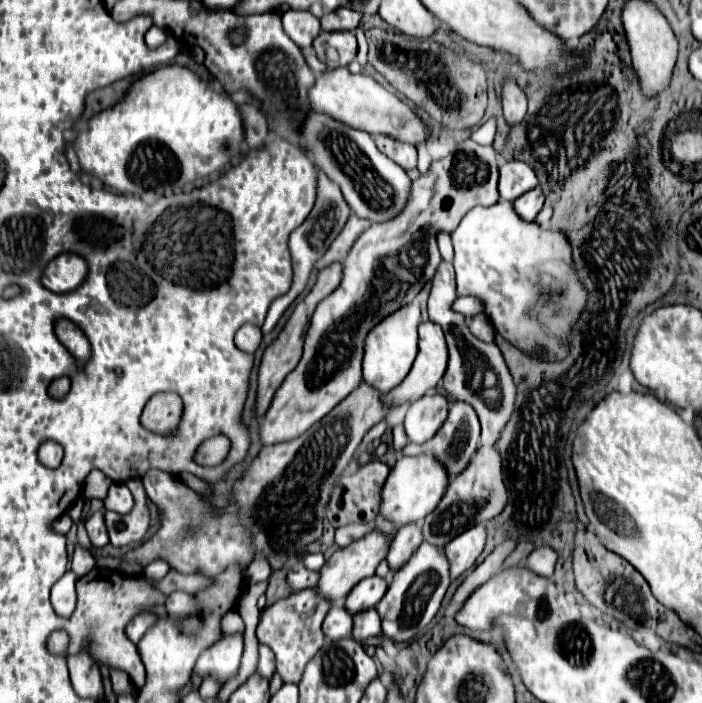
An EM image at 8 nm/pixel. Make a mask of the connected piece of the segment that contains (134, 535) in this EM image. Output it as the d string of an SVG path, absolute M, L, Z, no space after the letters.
M141 480L127 482L135 496L135 506L129 514L121 516L117 512L105 512L105 526L109 532L109 540L113 546L129 546L139 544L149 528L149 510L145 504L145 490Z

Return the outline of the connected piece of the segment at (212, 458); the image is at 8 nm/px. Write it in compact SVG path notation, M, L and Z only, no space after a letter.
M213 436L211 440L205 440L199 446L199 452L195 452L194 460L204 466L216 466L227 458L227 452L231 450L231 442L227 436Z

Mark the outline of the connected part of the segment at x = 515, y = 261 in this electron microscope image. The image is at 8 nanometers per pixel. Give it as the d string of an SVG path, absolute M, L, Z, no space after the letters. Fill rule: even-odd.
M499 200L485 208L473 208L451 234L455 248L455 274L457 274L457 296L479 296L485 312L491 318L495 330L523 352L531 352L539 360L563 360L567 356L567 340L571 338L571 326L577 324L585 304L587 288L583 288L577 268L573 262L571 242L565 232L543 228L537 222L525 222L515 210L513 202ZM551 292L551 300L543 300L543 294Z

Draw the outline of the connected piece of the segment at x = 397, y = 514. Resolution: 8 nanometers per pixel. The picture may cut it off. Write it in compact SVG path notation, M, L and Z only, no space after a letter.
M427 454L401 456L383 486L383 504L379 518L395 522L397 526L409 522L423 522L425 516L431 514L433 508L443 498L447 484L449 484L447 470L443 468L443 464L439 464L439 460L435 460L435 456L427 456Z

